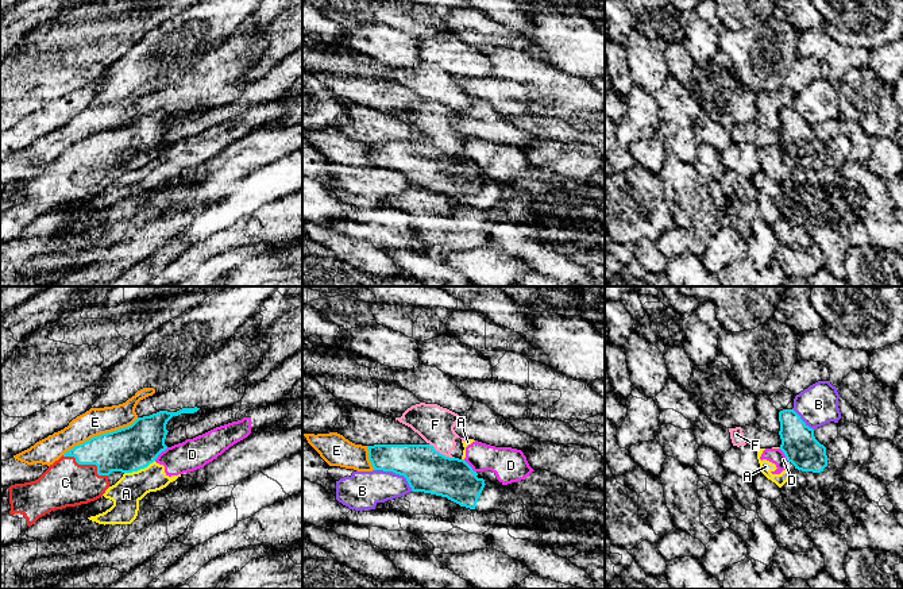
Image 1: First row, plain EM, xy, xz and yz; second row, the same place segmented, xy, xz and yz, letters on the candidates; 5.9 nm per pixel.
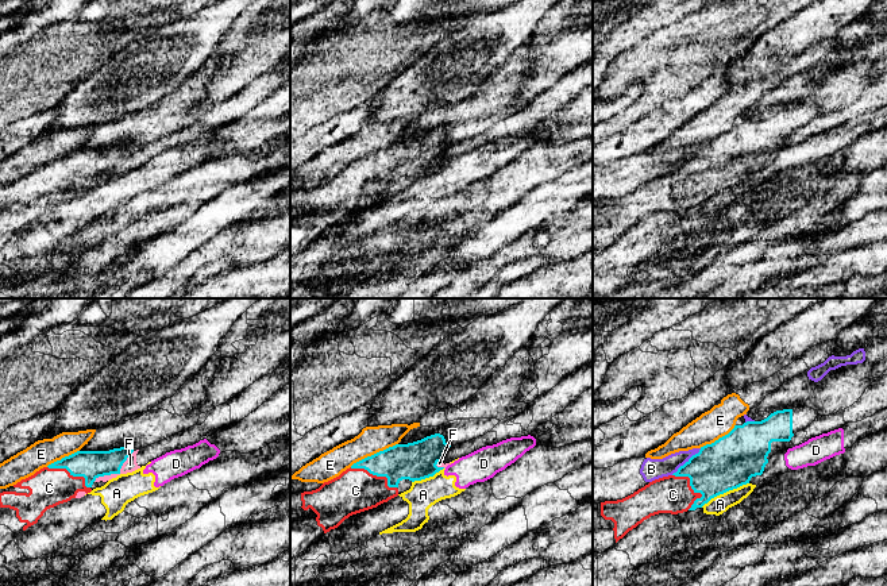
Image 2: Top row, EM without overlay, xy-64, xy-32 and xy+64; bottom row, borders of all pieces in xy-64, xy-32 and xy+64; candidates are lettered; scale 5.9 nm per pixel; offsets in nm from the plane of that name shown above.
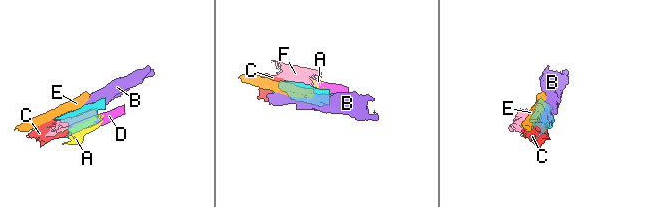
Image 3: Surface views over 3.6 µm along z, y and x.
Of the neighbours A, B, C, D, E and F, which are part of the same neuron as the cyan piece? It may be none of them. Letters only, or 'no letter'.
C

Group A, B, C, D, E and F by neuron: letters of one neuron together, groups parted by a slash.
A D / B / C / E / F

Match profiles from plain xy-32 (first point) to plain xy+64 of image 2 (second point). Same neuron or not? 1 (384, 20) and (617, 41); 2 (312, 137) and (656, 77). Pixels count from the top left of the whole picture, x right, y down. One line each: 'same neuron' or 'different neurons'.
1: different neurons
2: different neurons

